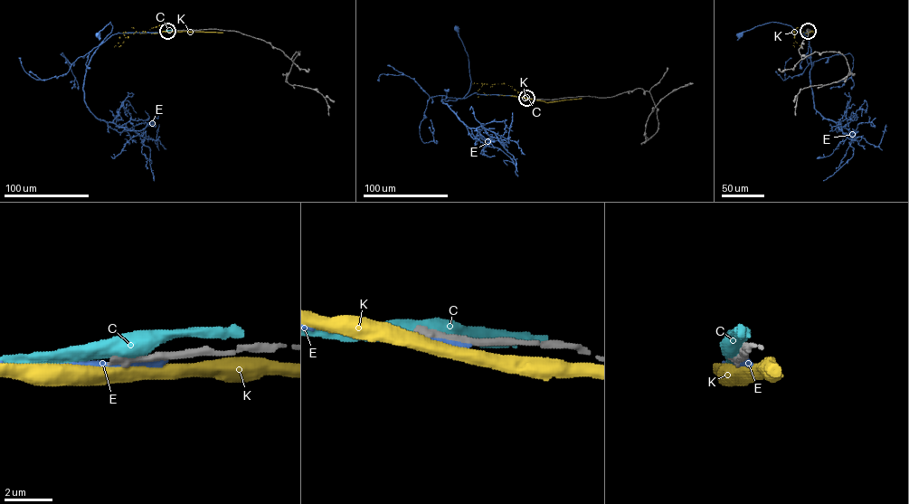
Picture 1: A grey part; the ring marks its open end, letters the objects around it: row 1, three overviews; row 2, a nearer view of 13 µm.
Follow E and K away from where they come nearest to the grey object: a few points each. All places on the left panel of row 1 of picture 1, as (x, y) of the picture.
E: (168, 31), (118, 33), (99, 44), (111, 31), (110, 22), (98, 35)
K: (167, 31), (161, 32), (159, 25), (135, 33), (126, 37), (119, 46), (119, 36)

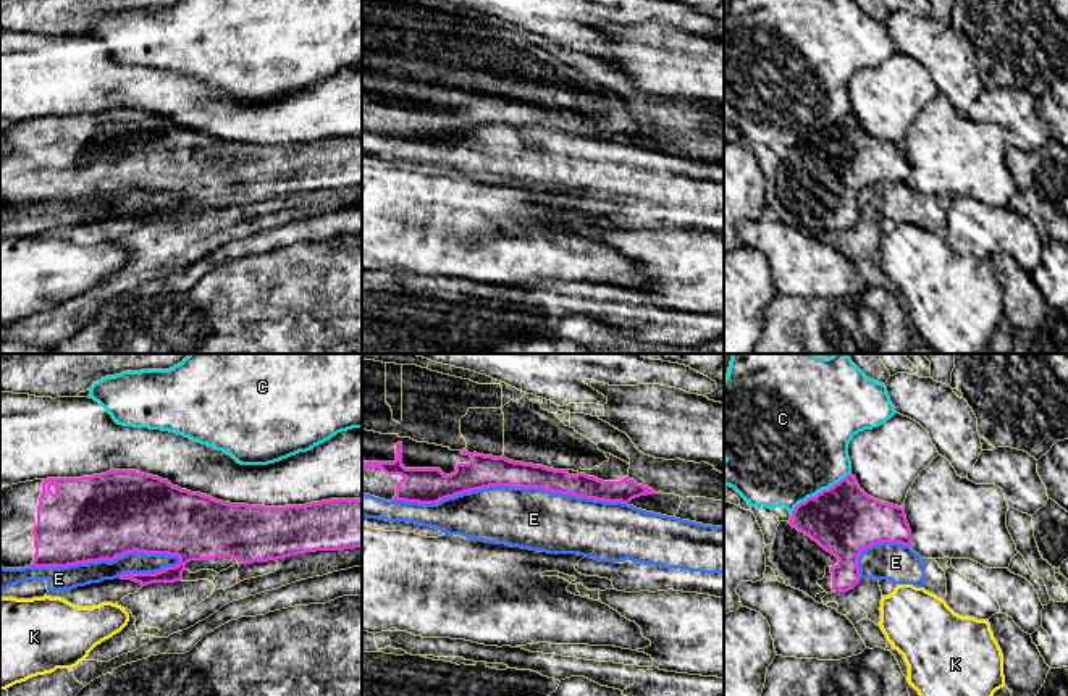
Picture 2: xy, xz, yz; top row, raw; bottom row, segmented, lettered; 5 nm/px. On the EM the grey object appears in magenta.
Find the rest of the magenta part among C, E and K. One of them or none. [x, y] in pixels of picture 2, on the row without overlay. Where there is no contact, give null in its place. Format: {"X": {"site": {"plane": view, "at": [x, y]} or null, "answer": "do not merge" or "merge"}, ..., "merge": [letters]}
{"C": {"site": {"plane": "yz", "at": [821, 129]}, "answer": "do not merge"}, "E": {"site": {"plane": "xy", "at": [104, 197]}, "answer": "do not merge"}, "K": {"site": null, "answer": "do not merge"}, "merge": []}

